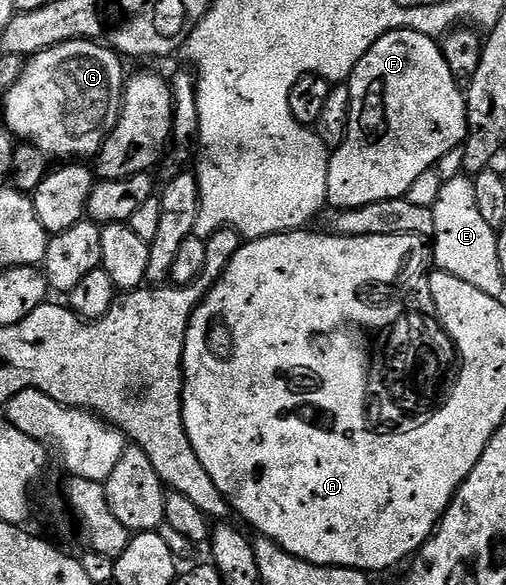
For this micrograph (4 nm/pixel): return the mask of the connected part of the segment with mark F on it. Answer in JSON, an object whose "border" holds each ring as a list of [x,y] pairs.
{"border":[[[390,30],[385,36],[361,56],[357,68],[351,73],[349,79],[351,88],[351,119],[349,120],[349,132],[345,136],[342,144],[330,155],[329,164],[329,184],[327,185],[327,201],[336,211],[352,210],[368,206],[381,200],[393,200],[410,195],[410,190],[414,188],[415,181],[426,172],[427,169],[435,168],[442,157],[449,152],[460,149],[464,140],[467,139],[467,99],[461,89],[461,82],[455,78],[450,66],[443,55],[443,47],[432,35],[422,34],[416,30]]]}

